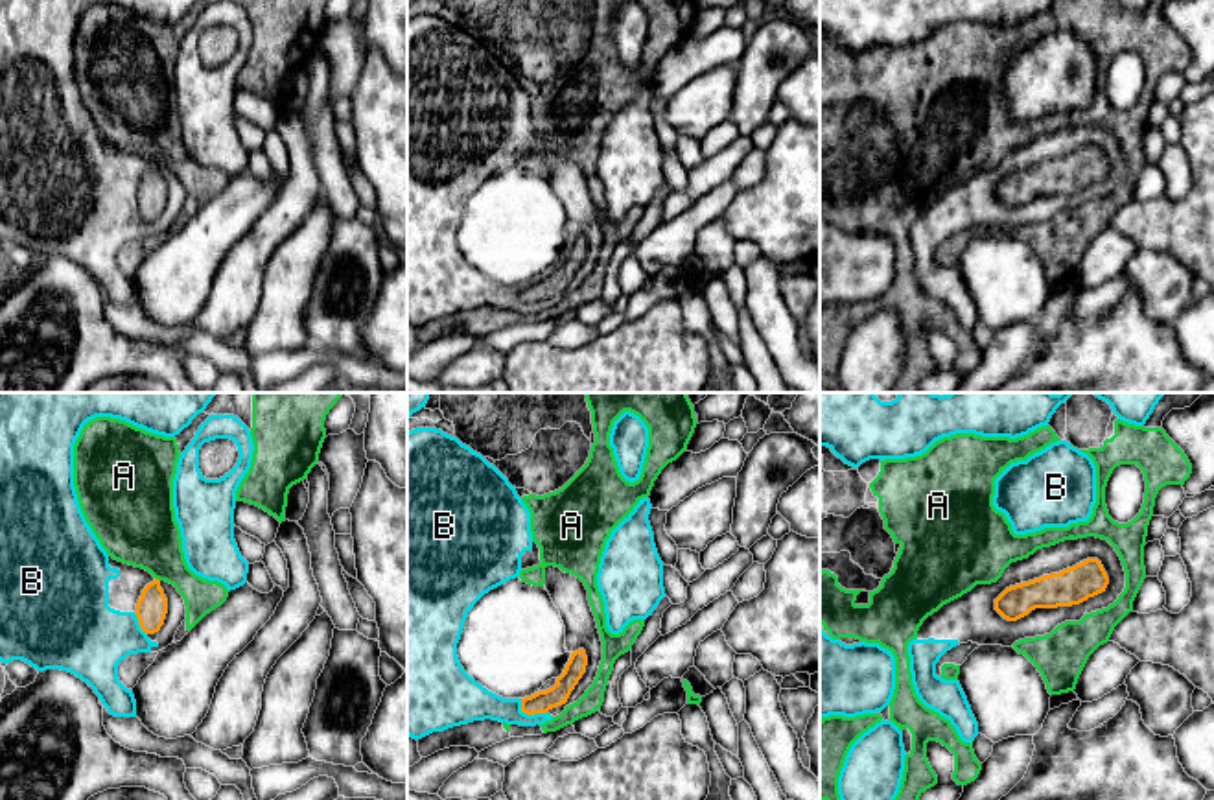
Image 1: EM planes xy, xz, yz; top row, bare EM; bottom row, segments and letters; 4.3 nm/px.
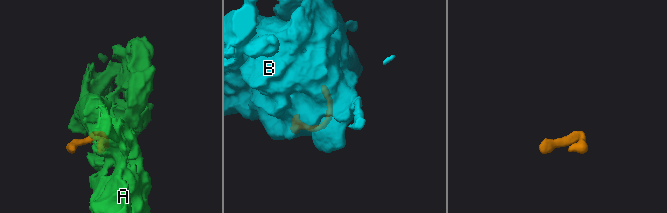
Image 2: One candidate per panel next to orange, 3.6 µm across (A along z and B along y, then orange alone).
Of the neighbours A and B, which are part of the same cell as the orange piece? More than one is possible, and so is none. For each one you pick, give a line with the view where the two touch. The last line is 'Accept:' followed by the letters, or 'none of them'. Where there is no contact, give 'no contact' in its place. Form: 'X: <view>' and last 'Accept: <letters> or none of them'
A: xy
Accept: A

